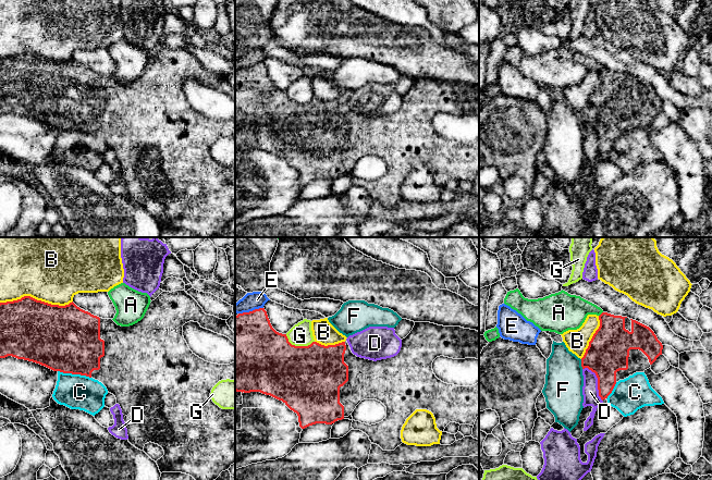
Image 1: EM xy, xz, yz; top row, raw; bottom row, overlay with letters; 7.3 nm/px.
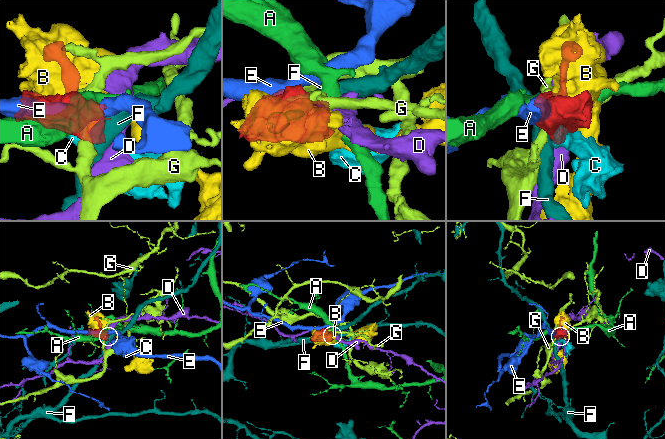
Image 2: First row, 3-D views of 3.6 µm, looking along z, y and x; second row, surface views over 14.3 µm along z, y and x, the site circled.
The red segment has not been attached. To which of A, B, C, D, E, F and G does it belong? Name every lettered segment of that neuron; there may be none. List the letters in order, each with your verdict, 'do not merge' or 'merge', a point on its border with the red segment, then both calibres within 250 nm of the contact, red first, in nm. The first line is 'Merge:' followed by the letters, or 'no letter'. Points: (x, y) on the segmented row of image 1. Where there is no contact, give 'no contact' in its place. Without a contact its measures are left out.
Merge: no letter
A: do not merge | yz (601, 314) | 300/260 nm
B: do not merge | xy (36, 299) | 460/500 nm
C: do not merge | xy (74, 373) | 460/260 nm
D: do not merge | yz (598, 381) | 300/120 nm
E: do not merge | xz (250, 311) | 460/130 nm
F: do not merge | yz (581, 364) | 300/280 nm
G: do not merge | xz (298, 346) | 480/170 nm

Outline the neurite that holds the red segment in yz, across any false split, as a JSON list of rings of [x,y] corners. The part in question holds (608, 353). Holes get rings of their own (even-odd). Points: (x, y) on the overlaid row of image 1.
[[[602,312],[599,320],[600,327],[581,358],[581,367],[596,373],[599,396],[603,401],[612,393],[619,380],[651,368],[651,365],[662,355],[663,345],[649,327],[636,320],[607,312]]]

